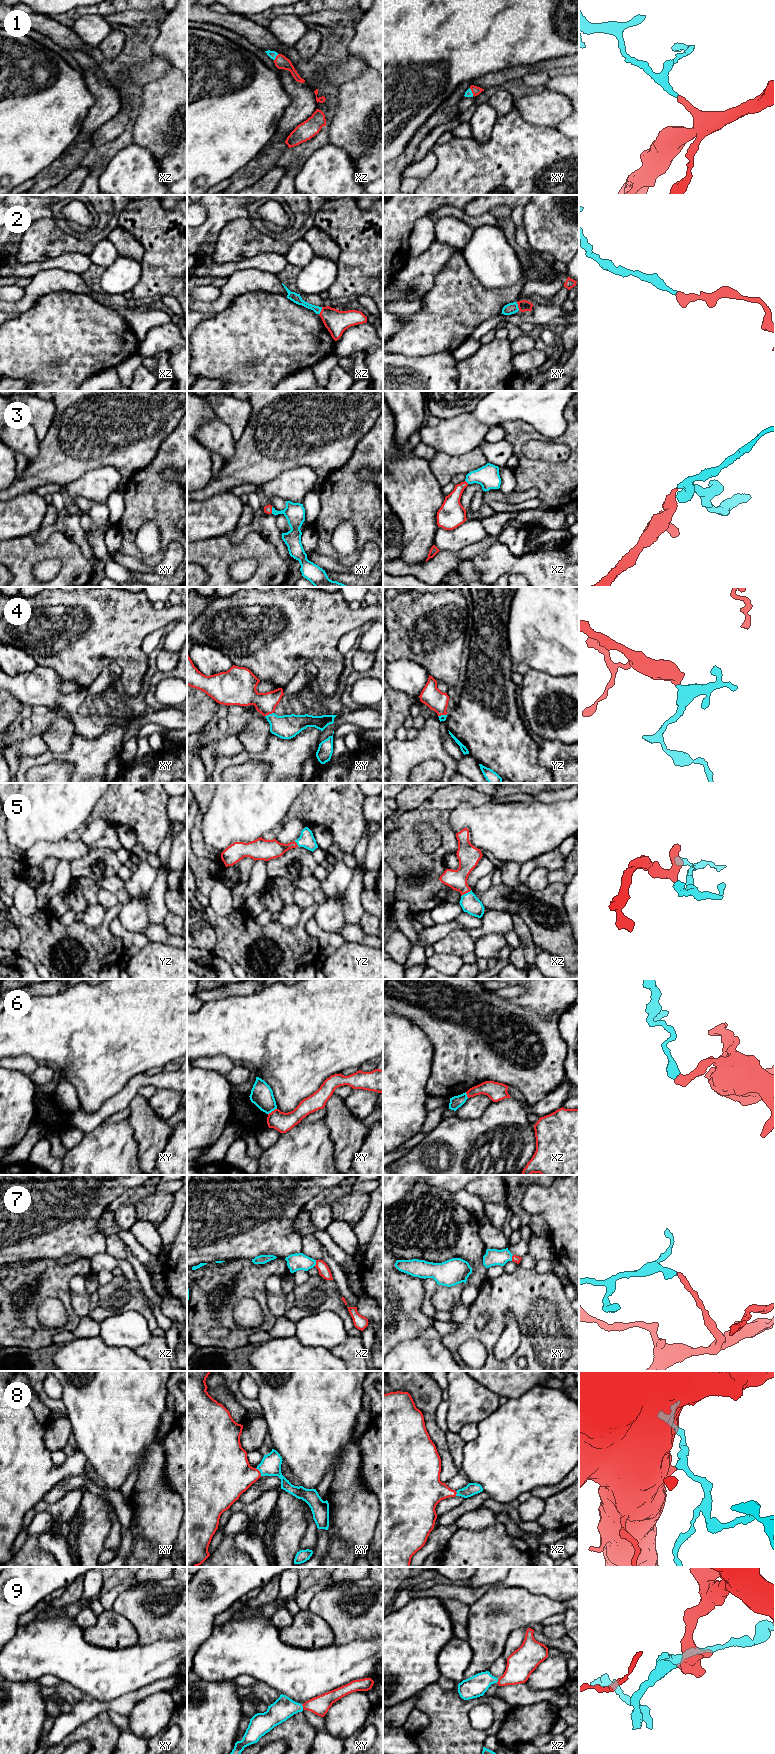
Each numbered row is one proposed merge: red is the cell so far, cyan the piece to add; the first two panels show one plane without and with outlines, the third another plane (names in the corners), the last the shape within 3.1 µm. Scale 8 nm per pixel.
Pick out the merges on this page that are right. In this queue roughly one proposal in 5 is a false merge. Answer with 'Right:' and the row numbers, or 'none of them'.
Right: 1, 2, 3, 4, 5, 7, 8, 9

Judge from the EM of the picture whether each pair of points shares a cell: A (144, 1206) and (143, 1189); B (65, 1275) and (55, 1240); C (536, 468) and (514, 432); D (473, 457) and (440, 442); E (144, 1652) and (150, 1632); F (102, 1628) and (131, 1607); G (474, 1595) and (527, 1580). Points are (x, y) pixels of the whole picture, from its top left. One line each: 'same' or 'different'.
A: different
B: different
C: same
D: different
E: different
F: different
G: same

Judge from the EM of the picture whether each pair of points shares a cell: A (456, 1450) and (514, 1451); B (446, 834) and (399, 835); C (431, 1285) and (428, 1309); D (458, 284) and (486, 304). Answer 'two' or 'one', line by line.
A: two
B: one
C: one
D: one

